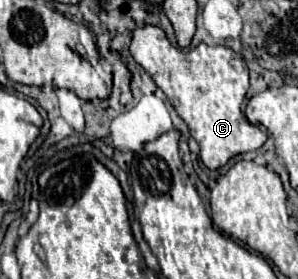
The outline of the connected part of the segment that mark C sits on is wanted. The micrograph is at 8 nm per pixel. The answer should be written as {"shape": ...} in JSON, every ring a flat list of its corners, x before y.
{"shape":[[145,25,133,31,133,59,153,77,155,85,167,95,177,115,189,127,191,137,201,145,201,161,209,169,223,167,231,157,259,149,267,135,247,121,241,103,249,89,249,69,243,57,229,47,199,43,193,49,177,49,167,41,161,27]]}

